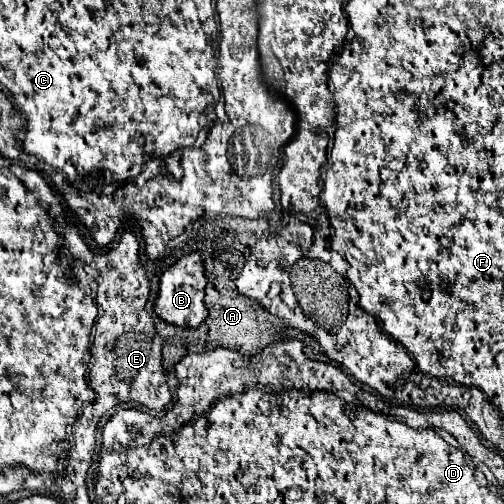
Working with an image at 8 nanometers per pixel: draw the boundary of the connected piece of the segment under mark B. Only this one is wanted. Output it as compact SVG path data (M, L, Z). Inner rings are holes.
M198 252L182 256L174 266L170 266L160 280L160 294L156 300L156 312L162 320L172 322L182 328L196 328L208 316L208 308L204 304L204 288L208 284L204 260Z

